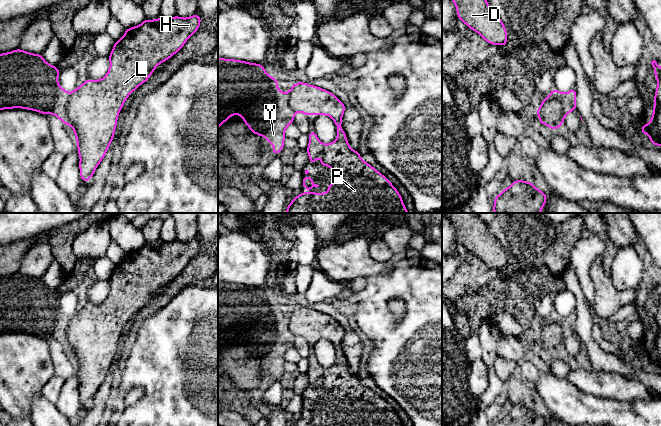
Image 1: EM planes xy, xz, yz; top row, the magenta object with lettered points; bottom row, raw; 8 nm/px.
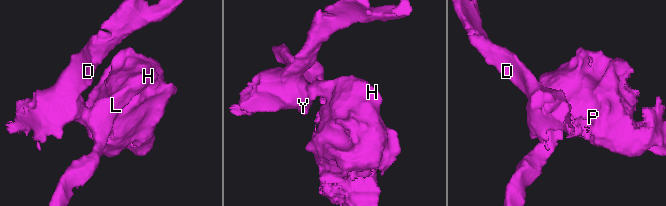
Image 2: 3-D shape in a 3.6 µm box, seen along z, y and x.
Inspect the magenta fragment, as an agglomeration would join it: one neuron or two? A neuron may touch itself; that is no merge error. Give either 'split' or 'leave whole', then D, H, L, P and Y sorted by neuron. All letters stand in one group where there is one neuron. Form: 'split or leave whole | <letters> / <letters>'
split | D Y / H L P

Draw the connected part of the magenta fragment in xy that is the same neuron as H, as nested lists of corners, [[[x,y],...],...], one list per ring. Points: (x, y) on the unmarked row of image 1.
[[[174,240],[148,244],[139,250],[125,254],[123,261],[115,265],[109,279],[110,292],[101,304],[88,303],[77,311],[68,326],[68,349],[72,350],[80,380],[79,393],[83,406],[88,406],[108,374],[116,353],[118,339],[128,320],[153,298],[162,286],[176,278],[200,251],[201,241]]]

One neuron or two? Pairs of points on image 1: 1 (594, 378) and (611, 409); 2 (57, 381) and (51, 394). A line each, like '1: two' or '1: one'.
1: two
2: one

